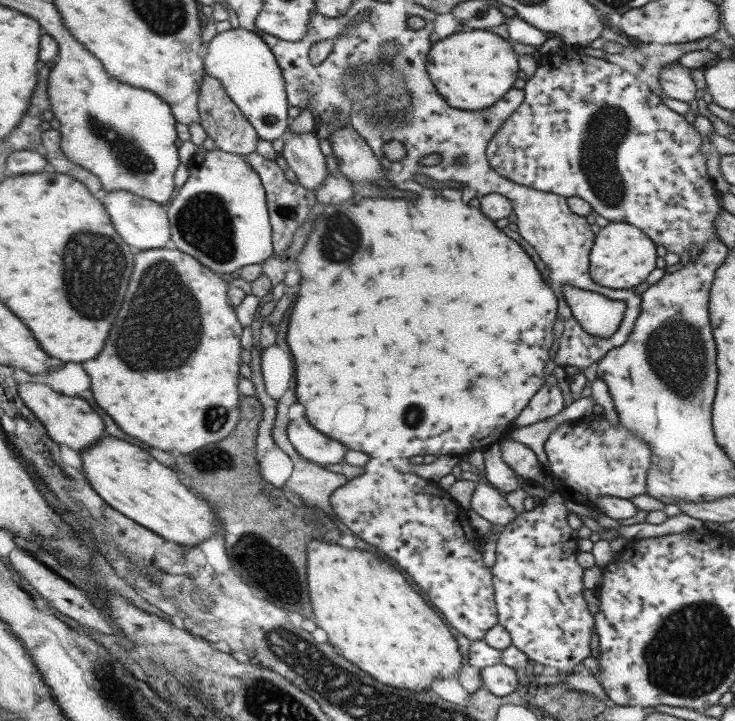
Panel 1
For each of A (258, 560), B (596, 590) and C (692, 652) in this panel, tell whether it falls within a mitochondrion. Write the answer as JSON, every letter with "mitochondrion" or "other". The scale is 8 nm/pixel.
{"A":"mitochondrion","B":"other","C":"mitochondrion"}

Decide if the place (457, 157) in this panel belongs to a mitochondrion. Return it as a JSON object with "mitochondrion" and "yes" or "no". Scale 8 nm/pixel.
{"mitochondrion":"yes"}

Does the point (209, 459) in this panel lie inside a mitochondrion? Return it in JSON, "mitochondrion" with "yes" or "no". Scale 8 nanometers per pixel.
{"mitochondrion":"yes"}

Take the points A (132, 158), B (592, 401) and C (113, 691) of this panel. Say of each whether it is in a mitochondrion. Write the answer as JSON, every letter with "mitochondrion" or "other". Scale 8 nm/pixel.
{"A":"mitochondrion","B":"other","C":"mitochondrion"}

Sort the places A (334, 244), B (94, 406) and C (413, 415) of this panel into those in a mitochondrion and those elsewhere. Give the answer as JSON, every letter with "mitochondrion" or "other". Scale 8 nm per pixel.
{"A":"mitochondrion","B":"other","C":"mitochondrion"}

